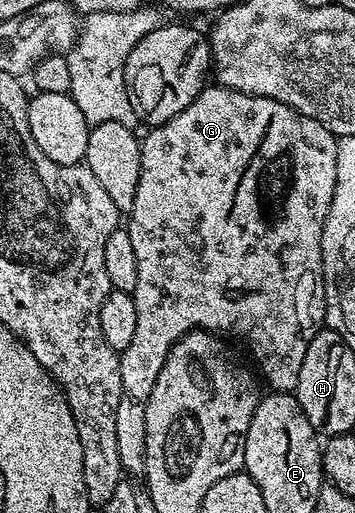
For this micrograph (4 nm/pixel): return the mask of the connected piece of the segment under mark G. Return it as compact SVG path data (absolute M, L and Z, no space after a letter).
M211 83L211 84L208 84L208 85L207 85L207 86L206 86L206 87L204 87L204 89L202 89L202 91L200 91L200 93L199 93L199 94L198 94L198 95L197 95L197 99L193 99L193 103L189 103L189 107L185 107L185 111L181 111L181 112L180 112L180 113L178 113L178 114L177 114L177 115L173 115L173 119L169 119L169 120L168 120L168 121L162 121L162 123L160 123L160 124L159 124L159 125L157 125L157 126L154 126L154 127L151 127L151 128L148 128L148 129L147 129L147 130L146 130L146 131L147 131L147 132L148 132L148 133L147 133L147 138L146 138L146 137L145 137L145 136L144 136L144 137L143 137L143 138L142 138L142 141L141 141L141 175L140 175L140 176L139 176L139 182L138 182L138 183L137 183L137 199L133 199L133 207L132 207L132 208L131 208L131 209L130 209L130 211L129 211L129 217L131 217L131 222L129 222L129 223L127 223L127 222L126 222L126 225L125 225L125 228L126 228L126 230L127 230L127 234L129 234L129 235L130 235L130 237L131 237L131 238L132 238L132 239L133 239L133 252L135 252L135 253L136 253L136 255L137 255L137 287L136 287L136 288L135 288L135 291L134 291L134 294L133 294L133 296L134 296L134 298L135 298L135 306L136 306L136 307L137 307L137 327L136 327L136 329L135 329L135 331L134 331L134 334L133 334L133 339L132 339L132 340L131 340L131 341L130 341L130 342L129 342L129 347L125 347L125 348L124 348L124 349L123 349L123 350L121 350L121 352L120 352L120 353L119 353L119 366L120 366L120 367L121 367L121 403L117 403L117 451L118 451L118 452L119 452L119 454L121 454L121 467L122 467L122 468L123 468L123 471L124 471L124 474L127 474L127 475L131 475L131 473L139 473L139 474L142 474L142 473L143 473L143 472L144 472L144 470L145 470L145 403L149 403L149 391L153 391L153 383L157 383L157 375L161 375L161 367L162 367L162 366L163 366L163 364L164 364L164 363L165 363L165 359L166 359L166 358L167 358L167 356L168 356L168 355L169 355L169 351L170 351L170 350L171 350L171 348L172 348L172 347L173 347L173 343L177 343L177 339L181 339L181 338L182 338L182 337L183 337L183 336L185 336L185 335L186 335L186 334L187 334L187 333L190 333L190 332L191 332L191 330L192 330L192 329L205 329L205 330L208 330L208 331L214 331L214 332L216 332L216 333L218 333L218 334L220 334L220 335L228 335L228 334L227 334L227 333L232 333L232 335L233 335L233 336L235 336L235 337L244 337L244 339L245 339L245 340L247 340L247 345L248 345L248 347L249 347L249 348L251 348L251 357L252 357L252 359L253 359L253 360L255 360L255 361L256 361L256 363L257 363L257 364L259 364L259 369L260 369L260 370L259 370L259 369L258 369L258 372L259 372L259 373L260 373L260 374L261 374L261 377L262 377L262 373L261 373L261 372L263 372L263 377L264 377L264 379L265 379L265 380L267 380L267 381L268 381L268 383L269 383L269 384L271 384L271 386L270 386L270 388L271 388L271 389L272 389L272 390L275 390L275 391L278 391L278 392L280 392L280 393L289 393L289 392L292 392L292 391L293 391L293 390L295 390L295 388L296 388L296 387L297 387L297 375L301 375L301 363L302 363L302 362L303 362L303 361L304 361L304 359L305 359L305 351L306 351L306 350L307 350L307 348L308 348L308 347L309 347L309 343L310 343L310 342L311 342L311 338L312 338L312 336L313 336L313 328L312 328L312 329L311 329L311 316L313 316L313 315L314 315L314 313L317 313L317 310L318 310L318 309L319 309L319 308L320 308L320 305L321 305L321 282L322 282L322 279L323 279L323 252L322 252L322 251L321 251L321 237L322 237L322 235L323 235L323 228L324 228L324 227L325 227L325 219L326 219L326 218L327 218L327 216L328 216L328 215L329 215L329 207L330 207L330 206L331 206L331 204L332 204L332 203L333 203L333 191L334 191L334 190L335 190L335 188L336 188L336 187L337 187L337 147L338 147L338 146L339 146L339 143L338 143L338 140L337 140L337 138L336 138L336 136L335 136L335 134L333 134L333 133L331 133L331 132L330 132L330 131L329 131L329 130L328 130L328 129L326 129L326 128L325 128L325 126L323 126L323 125L322 125L322 124L321 124L321 123L320 123L320 122L319 122L319 121L318 121L318 120L317 120L317 119L309 119L309 118L308 118L308 117L302 117L302 115L301 115L301 114L300 114L300 113L299 113L299 112L297 112L297 110L295 110L295 109L290 109L290 108L289 108L289 107L288 107L288 105L286 105L286 104L285 104L285 103L281 103L281 102L280 102L280 101L278 101L278 100L277 100L277 99L269 99L269 98L268 98L268 97L258 97L258 96L257 96L257 95L249 95L249 94L248 94L248 93L242 93L242 92L241 92L241 91L233 91L233 90L232 90L232 89L226 89L226 88L225 88L225 87L224 87L224 86L223 86L223 85L220 85L220 84L218 84L218 83Z

